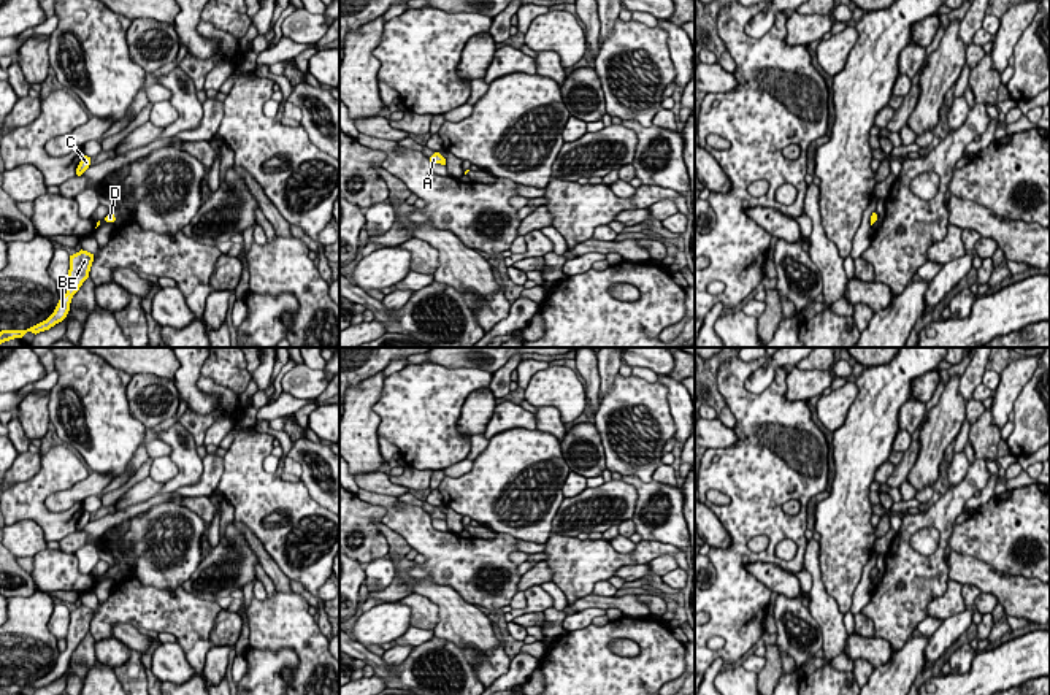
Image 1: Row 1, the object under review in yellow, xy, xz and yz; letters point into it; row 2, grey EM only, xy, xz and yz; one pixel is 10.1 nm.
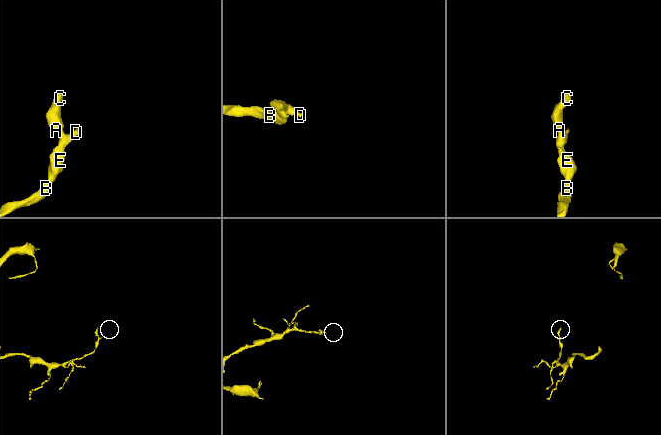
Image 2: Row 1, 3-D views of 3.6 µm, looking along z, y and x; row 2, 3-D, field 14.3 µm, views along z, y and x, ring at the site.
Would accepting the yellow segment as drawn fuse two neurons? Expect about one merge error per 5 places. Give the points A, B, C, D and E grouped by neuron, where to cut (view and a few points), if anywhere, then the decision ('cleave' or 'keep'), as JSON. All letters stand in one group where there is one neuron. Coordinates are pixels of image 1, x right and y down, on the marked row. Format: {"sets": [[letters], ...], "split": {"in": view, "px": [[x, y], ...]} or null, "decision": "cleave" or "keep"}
{"sets": [["A", "B", "C", "D", "E"]], "split": null, "decision": "keep"}

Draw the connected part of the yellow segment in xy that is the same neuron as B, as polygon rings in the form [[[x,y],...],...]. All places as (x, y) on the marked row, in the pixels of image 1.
[[[79,251],[70,255],[70,270],[67,279],[67,294],[60,297],[54,313],[43,322],[27,328],[27,330],[2,330],[0,332],[0,344],[14,338],[22,338],[27,332],[40,333],[49,330],[56,324],[62,322],[68,311],[73,295],[79,290],[82,282],[89,278],[89,271],[94,262],[94,254],[87,251]]]

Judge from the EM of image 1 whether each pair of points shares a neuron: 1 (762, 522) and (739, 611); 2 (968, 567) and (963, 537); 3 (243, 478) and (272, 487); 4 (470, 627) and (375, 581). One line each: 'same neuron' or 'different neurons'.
1: same neuron
2: different neurons
3: same neuron
4: different neurons

